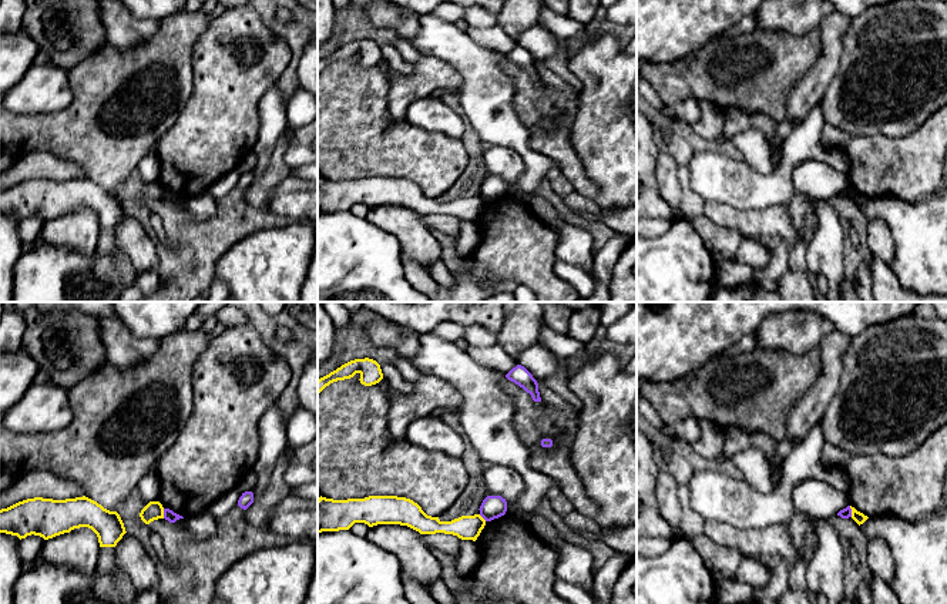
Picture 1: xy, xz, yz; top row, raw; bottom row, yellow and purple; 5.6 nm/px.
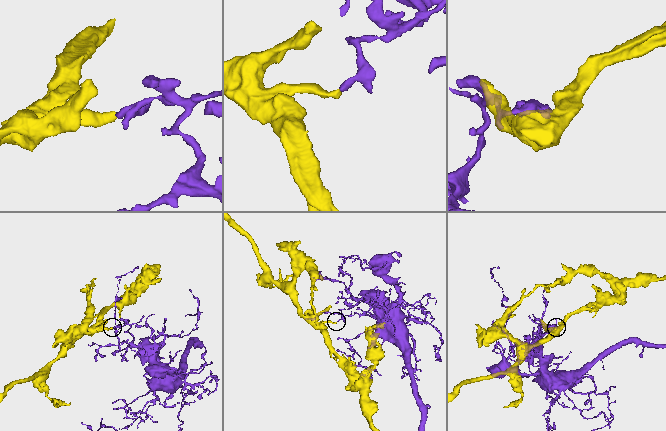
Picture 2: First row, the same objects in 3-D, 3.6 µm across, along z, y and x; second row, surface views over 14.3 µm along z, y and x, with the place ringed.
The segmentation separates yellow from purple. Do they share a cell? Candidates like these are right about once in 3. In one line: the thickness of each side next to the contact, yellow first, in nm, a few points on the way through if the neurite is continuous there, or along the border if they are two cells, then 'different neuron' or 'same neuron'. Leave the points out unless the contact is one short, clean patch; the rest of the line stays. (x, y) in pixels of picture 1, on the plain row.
70/60 nm | along yz (849, 187), (852, 197) | different neuron

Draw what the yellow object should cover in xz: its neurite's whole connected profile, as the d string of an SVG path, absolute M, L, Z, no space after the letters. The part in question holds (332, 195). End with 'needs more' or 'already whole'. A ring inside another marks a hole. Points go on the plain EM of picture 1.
M320 177L318 179L318 214L349 211L355 204L365 204L369 208L400 205L420 215L444 214L473 222L486 207L486 201L480 195L440 202L439 198L427 197L413 181L397 177L369 177L347 181Z; already whole

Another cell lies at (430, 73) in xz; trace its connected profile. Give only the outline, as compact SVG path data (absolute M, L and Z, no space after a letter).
M420 54L419 61L412 64L409 76L393 70L384 58L380 66L392 76L389 97L390 111L396 123L406 121L406 113L413 100L427 98L439 88L463 95L461 76L439 57Z

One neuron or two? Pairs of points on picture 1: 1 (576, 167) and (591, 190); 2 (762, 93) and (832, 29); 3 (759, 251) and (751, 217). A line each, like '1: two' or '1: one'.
1: one
2: two
3: two

